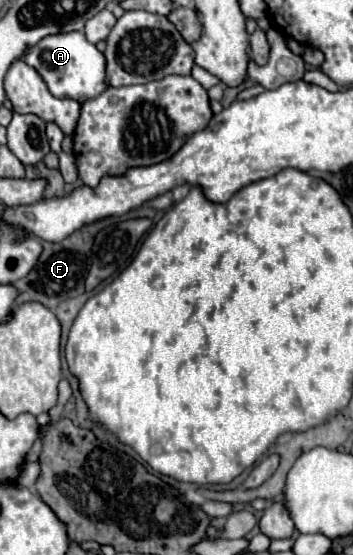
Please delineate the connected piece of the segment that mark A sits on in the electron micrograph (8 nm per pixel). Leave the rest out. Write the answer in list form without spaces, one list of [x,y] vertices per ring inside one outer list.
[[[80,31],[56,33],[40,39],[34,47],[26,49],[24,61],[42,75],[50,93],[56,97],[72,97],[78,101],[86,101],[100,95],[106,89],[104,55],[92,43],[88,43],[84,33]]]

